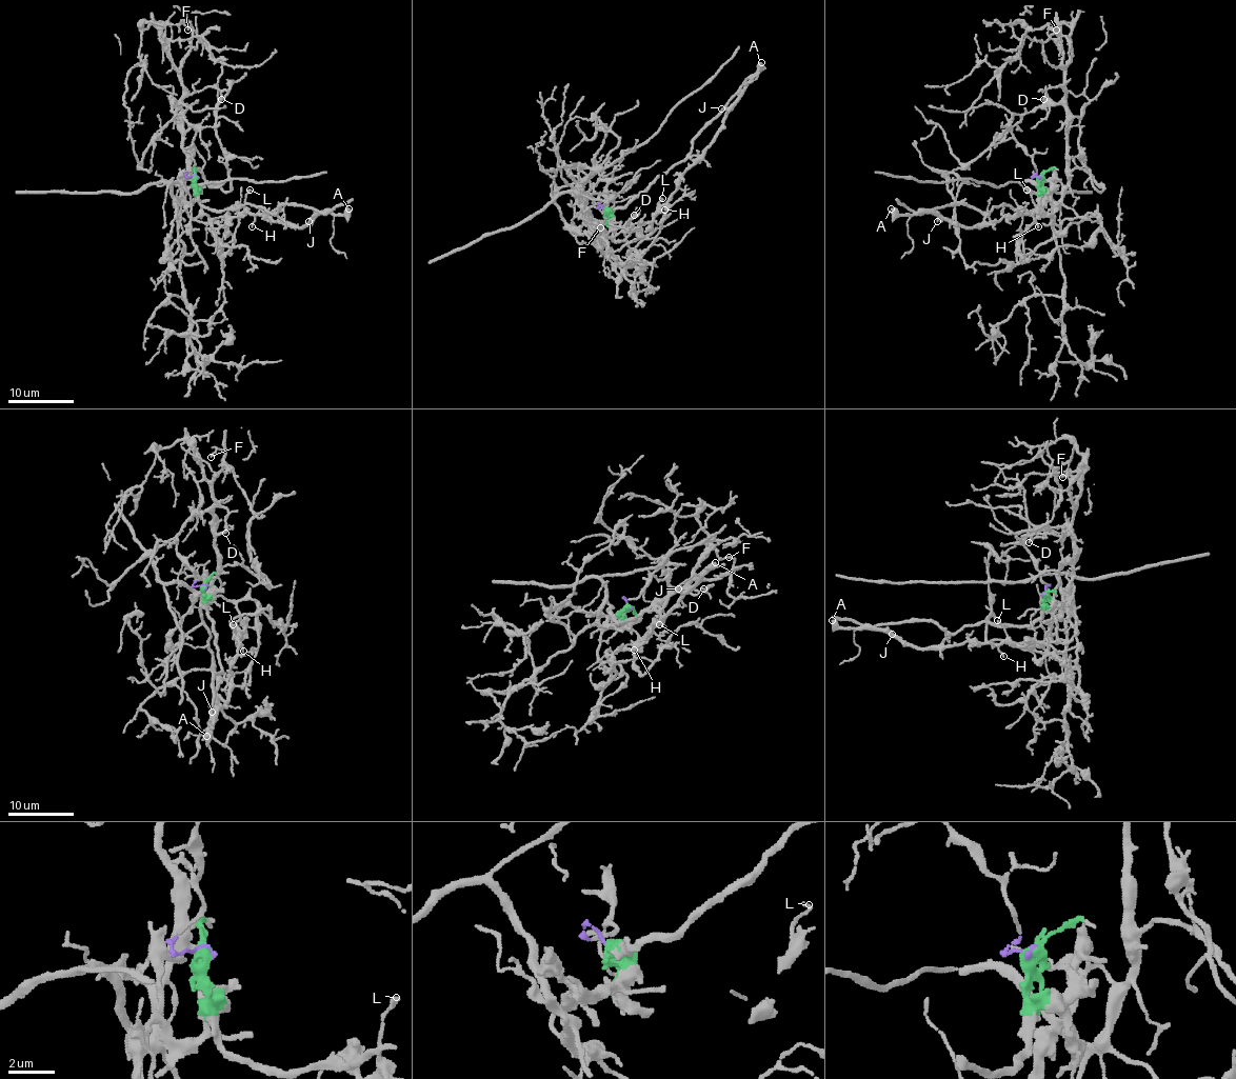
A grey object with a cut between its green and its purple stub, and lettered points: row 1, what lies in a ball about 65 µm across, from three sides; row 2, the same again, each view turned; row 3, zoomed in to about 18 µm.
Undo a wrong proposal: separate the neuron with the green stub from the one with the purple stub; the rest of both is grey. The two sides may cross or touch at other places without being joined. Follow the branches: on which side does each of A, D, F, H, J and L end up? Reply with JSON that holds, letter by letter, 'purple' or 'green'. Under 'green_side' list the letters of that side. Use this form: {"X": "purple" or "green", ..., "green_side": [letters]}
{"A": "green", "D": "purple", "F": "purple", "H": "green", "J": "green", "L": "green", "green_side": ["A", "H", "J", "L"]}

